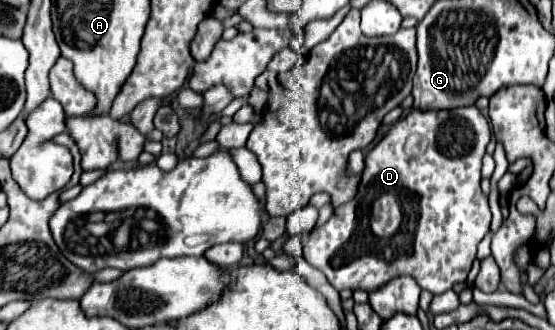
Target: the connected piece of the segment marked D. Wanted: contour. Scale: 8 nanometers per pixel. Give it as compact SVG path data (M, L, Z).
M477 106L455 108L455 110L413 110L409 116L395 122L391 126L389 134L367 154L365 170L363 170L363 182L359 186L359 194L355 196L355 200L351 200L347 206L335 208L331 220L327 224L323 224L321 228L313 230L309 236L301 236L305 262L311 264L313 268L321 270L335 290L343 290L343 288L357 290L357 288L361 288L361 290L369 292L369 290L375 290L375 288L383 286L389 278L399 276L399 274L415 276L419 286L423 290L429 290L431 294L443 294L443 292L451 290L451 286L455 282L461 282L461 280L467 278L467 272L471 270L471 264L473 264L475 254L477 254L477 246L483 240L483 236L487 234L489 224L491 224L491 210L489 210L487 198L481 192L481 160L485 156L485 146L489 144L489 140L491 140L491 128L489 128L485 116L479 112Z

